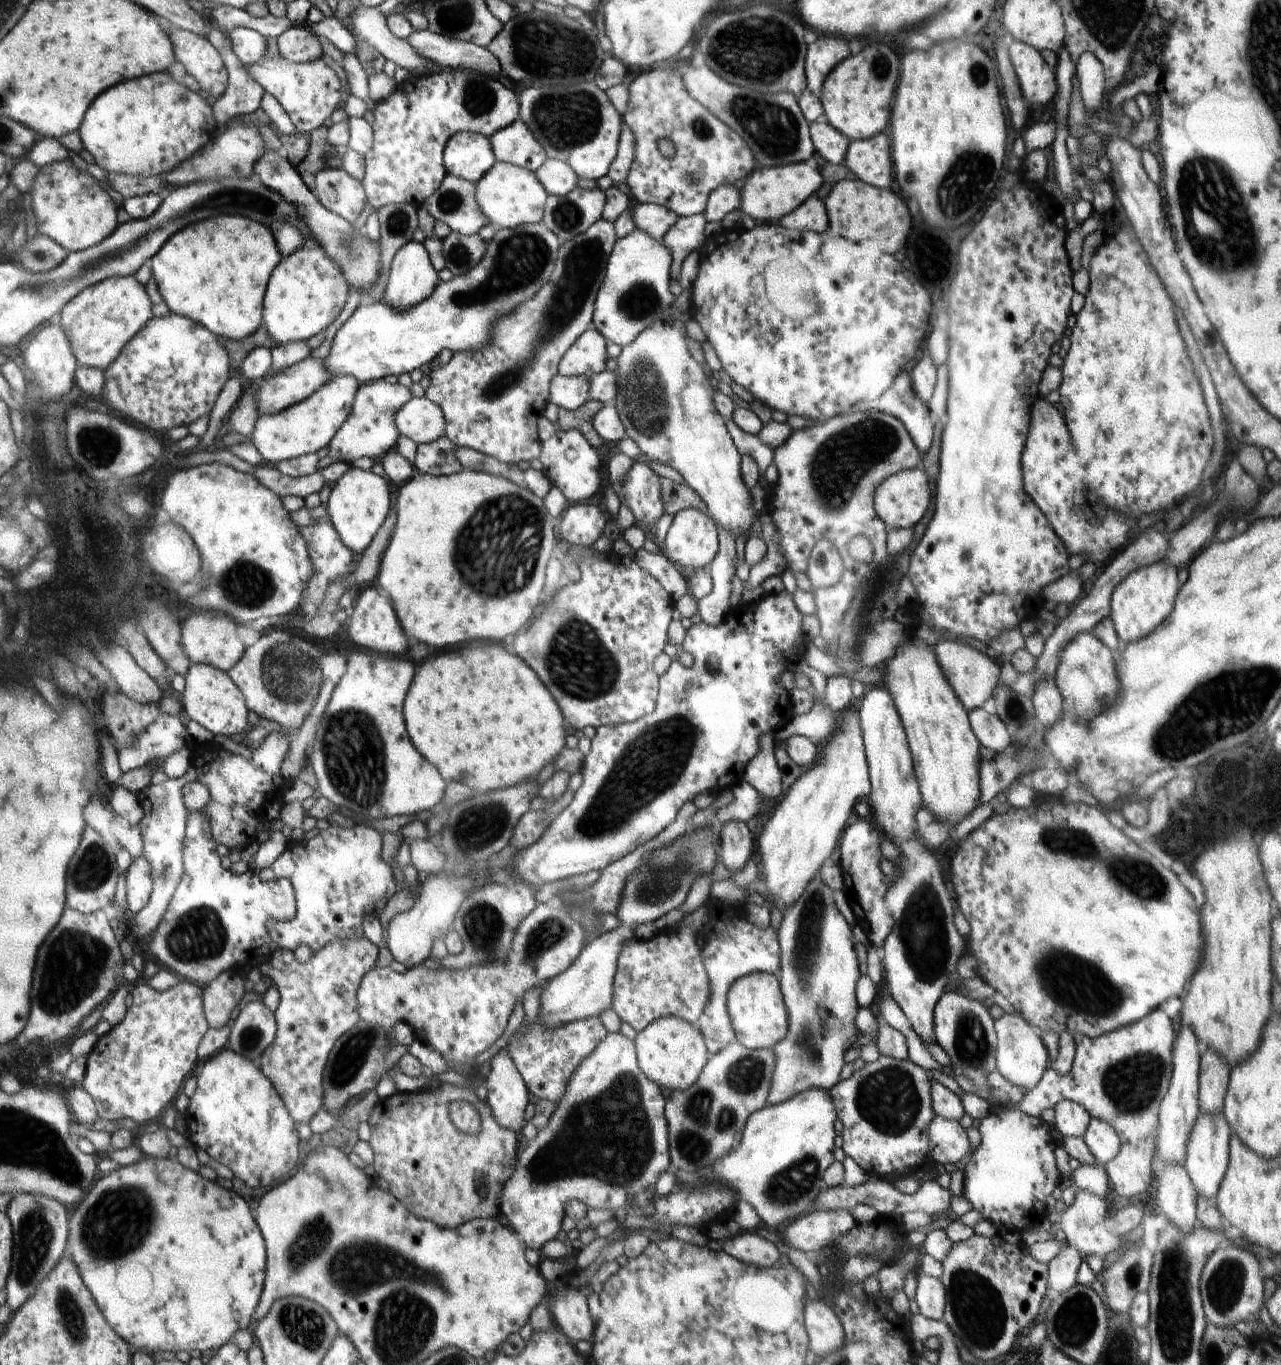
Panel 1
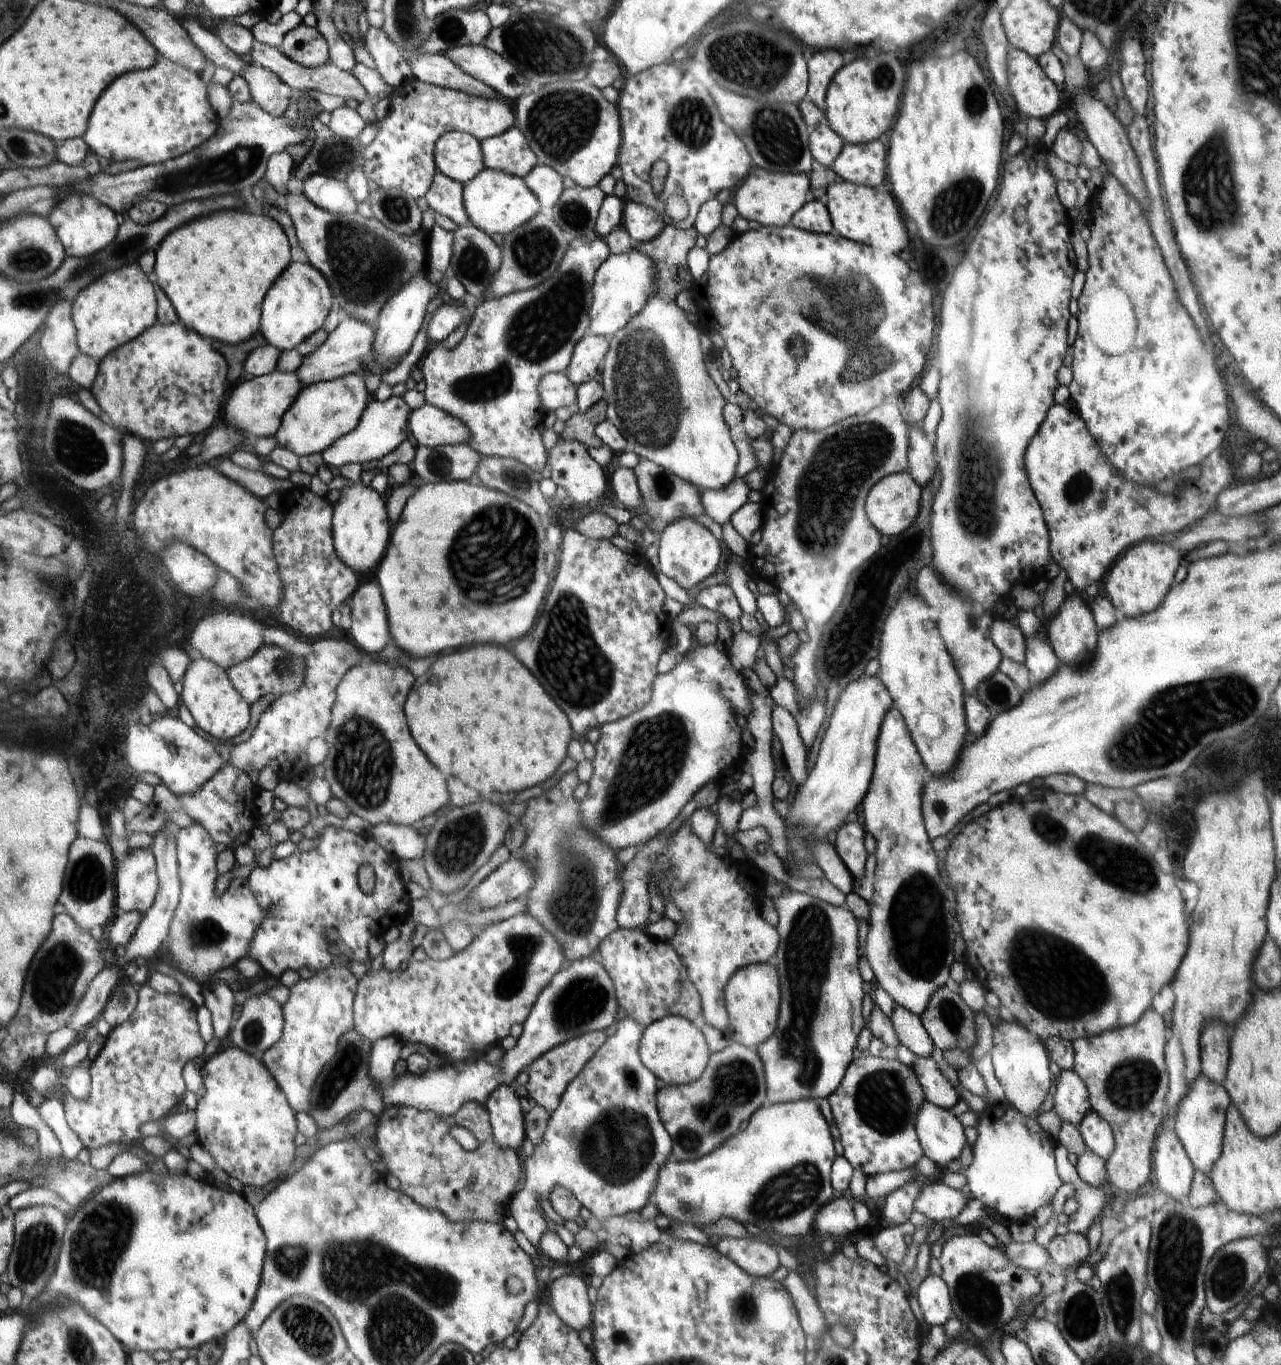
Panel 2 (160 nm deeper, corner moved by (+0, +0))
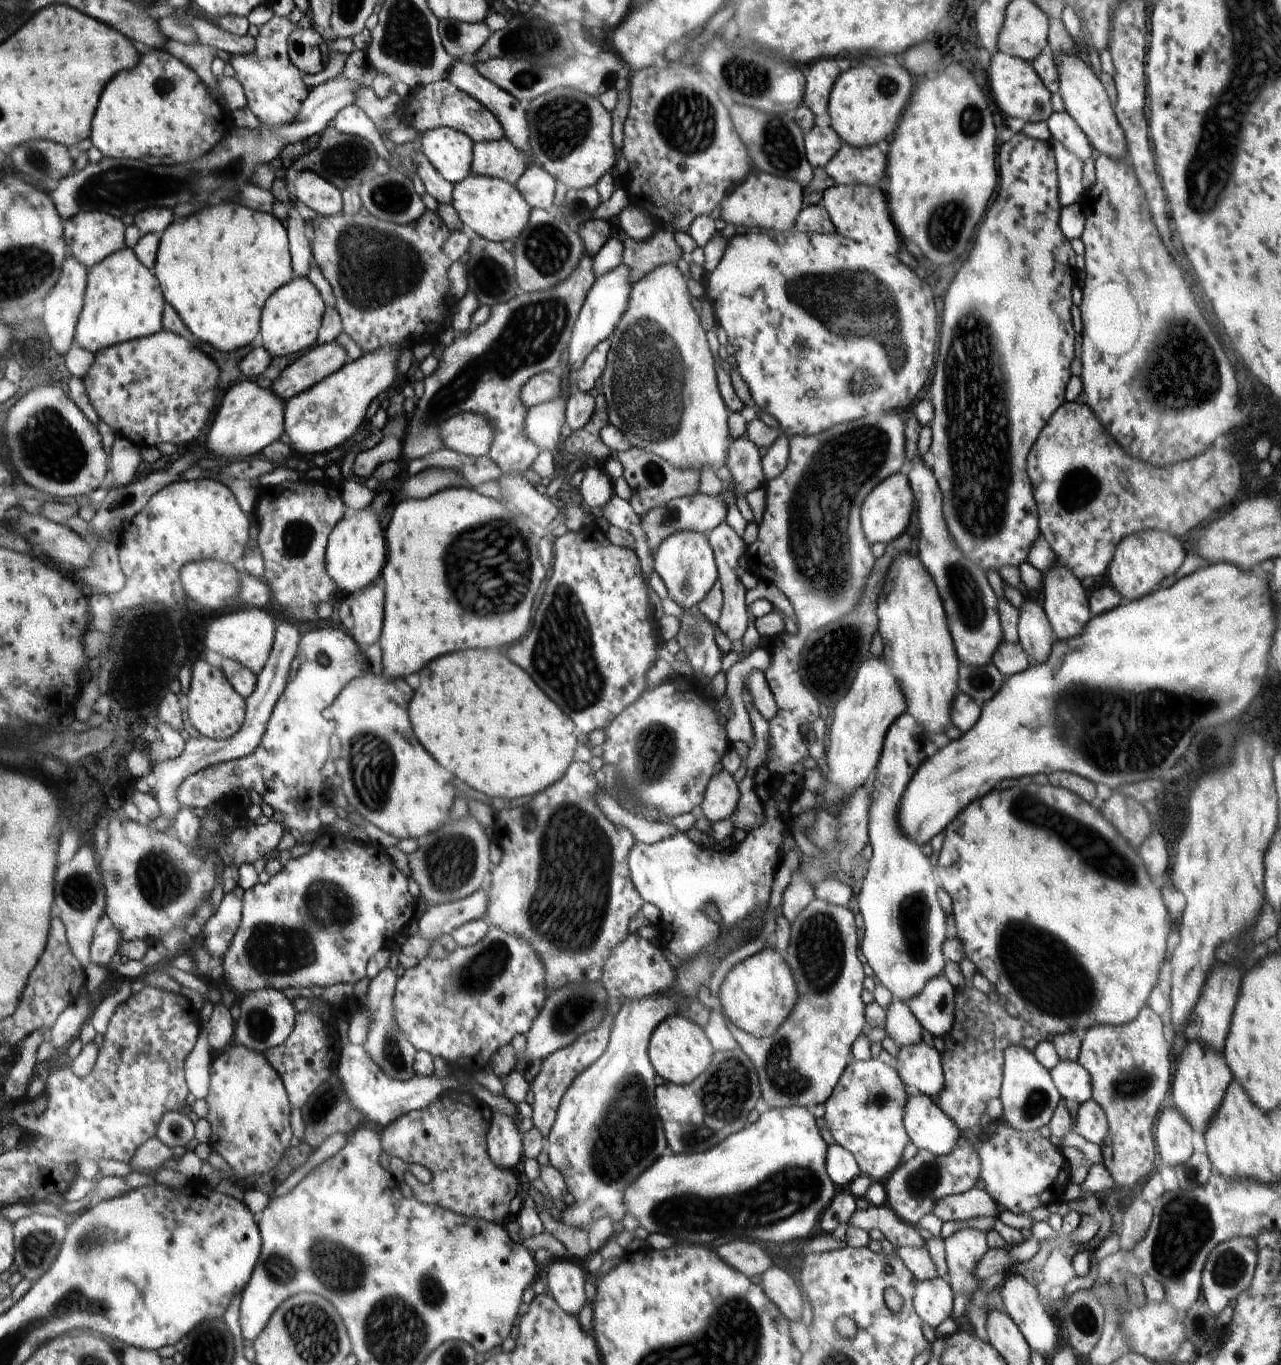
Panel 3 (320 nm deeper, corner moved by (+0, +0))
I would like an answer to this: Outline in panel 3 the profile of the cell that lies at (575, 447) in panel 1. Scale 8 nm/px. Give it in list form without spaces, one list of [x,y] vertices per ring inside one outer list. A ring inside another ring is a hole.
[[[584,467],[584,478],[577,489],[577,498],[582,498],[589,508],[602,508],[614,495],[613,481],[606,472],[596,467]]]

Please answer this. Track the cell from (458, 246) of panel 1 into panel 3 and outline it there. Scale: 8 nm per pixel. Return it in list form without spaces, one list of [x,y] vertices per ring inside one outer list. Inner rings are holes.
[[[476,236],[470,248],[462,254],[458,261],[466,267],[467,287],[476,294],[480,305],[488,304],[488,306],[493,307],[511,301],[517,294],[520,294],[513,254],[506,250],[502,243]]]

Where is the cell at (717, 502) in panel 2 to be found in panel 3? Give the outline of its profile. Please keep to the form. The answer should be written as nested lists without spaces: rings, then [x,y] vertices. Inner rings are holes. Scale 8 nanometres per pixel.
[[[696,493],[689,497],[672,499],[649,510],[640,517],[639,523],[644,536],[646,536],[646,544],[650,547],[650,554],[654,558],[660,543],[670,535],[675,535],[678,531],[694,531],[706,536],[713,528],[726,521],[727,511],[727,504],[723,503],[717,496],[711,497]]]

